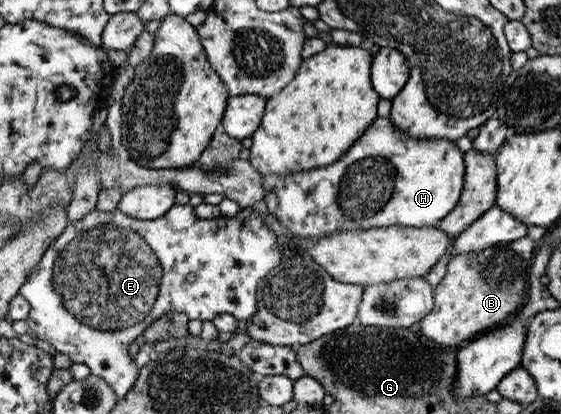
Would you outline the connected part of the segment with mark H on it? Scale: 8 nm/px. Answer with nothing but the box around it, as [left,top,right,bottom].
[263,117,465,240]

